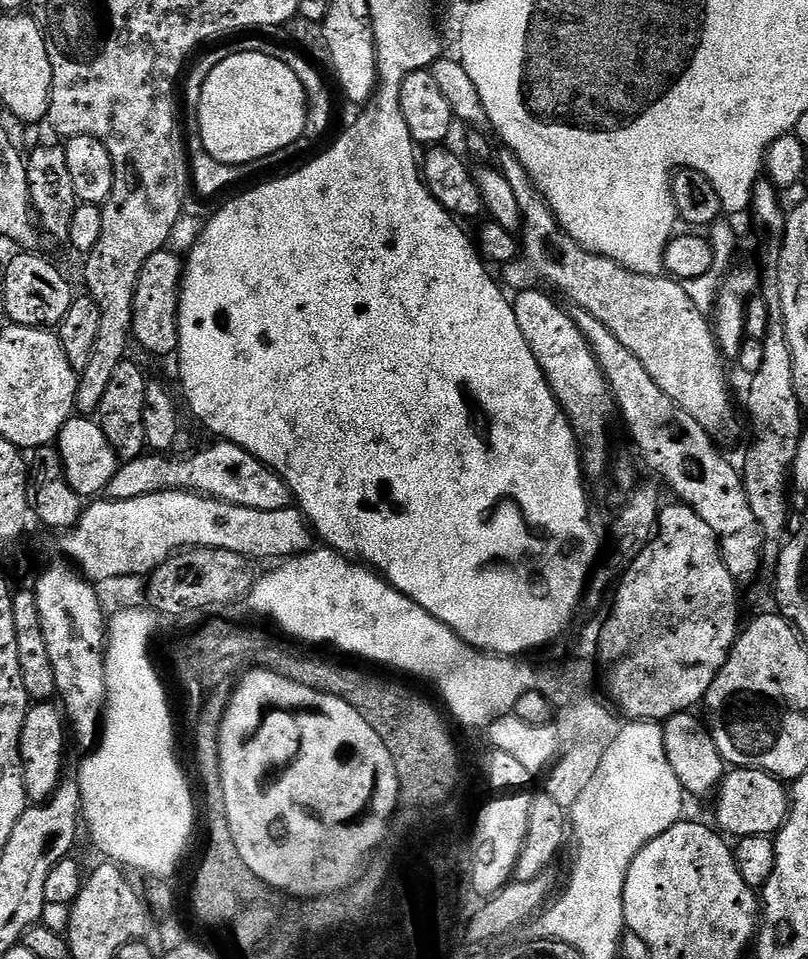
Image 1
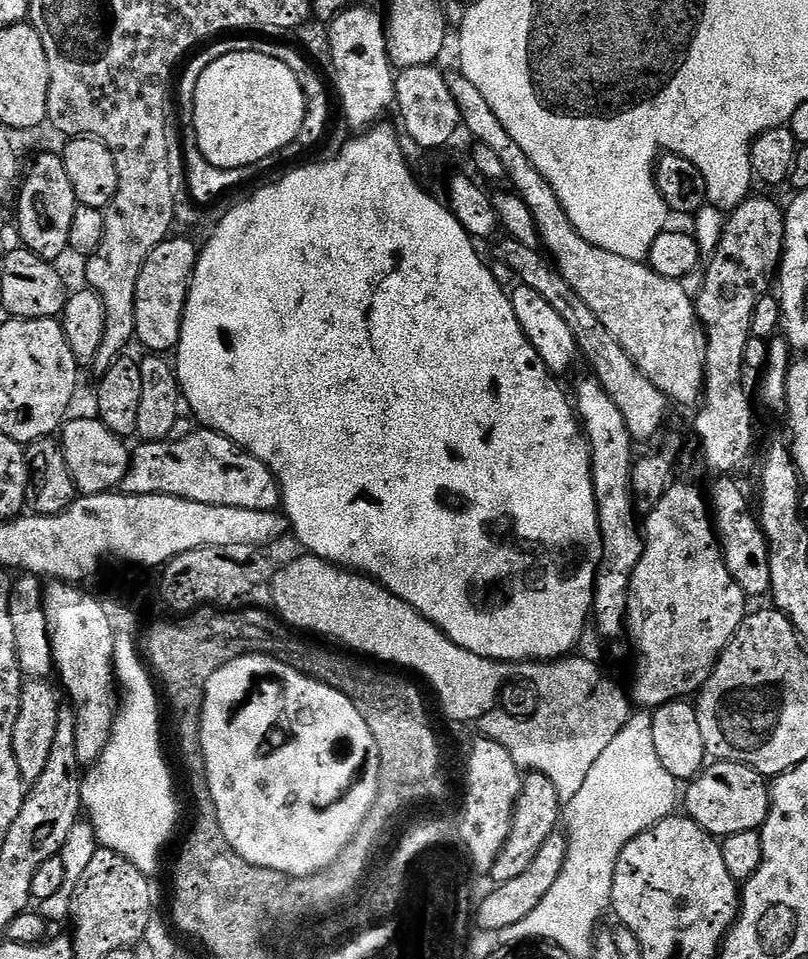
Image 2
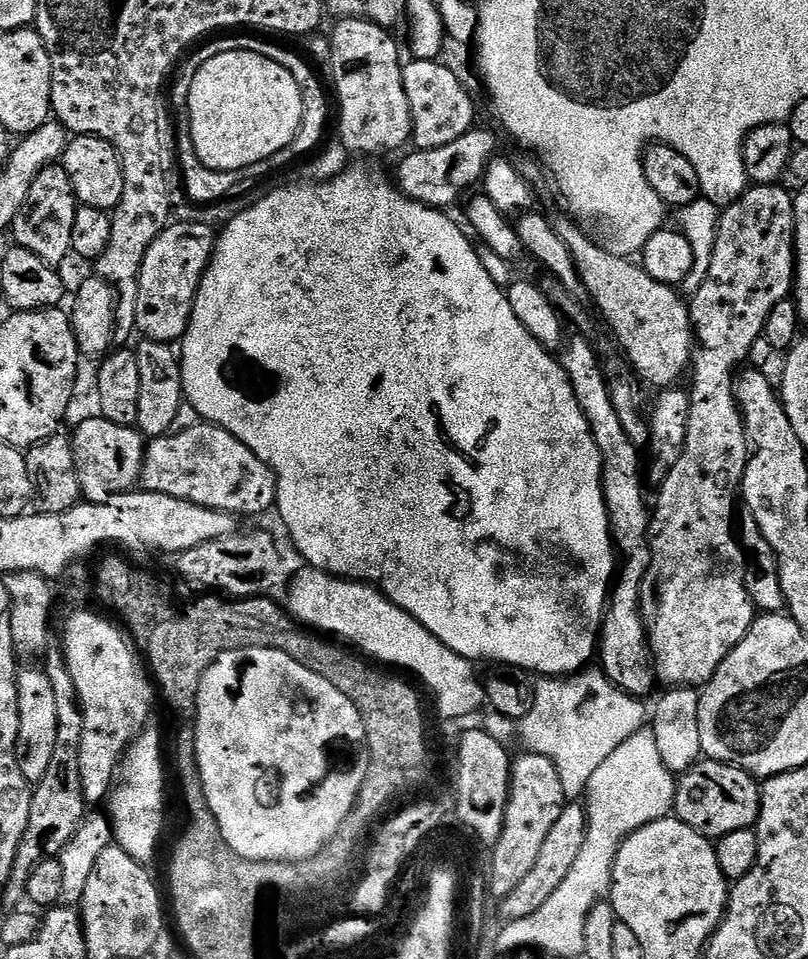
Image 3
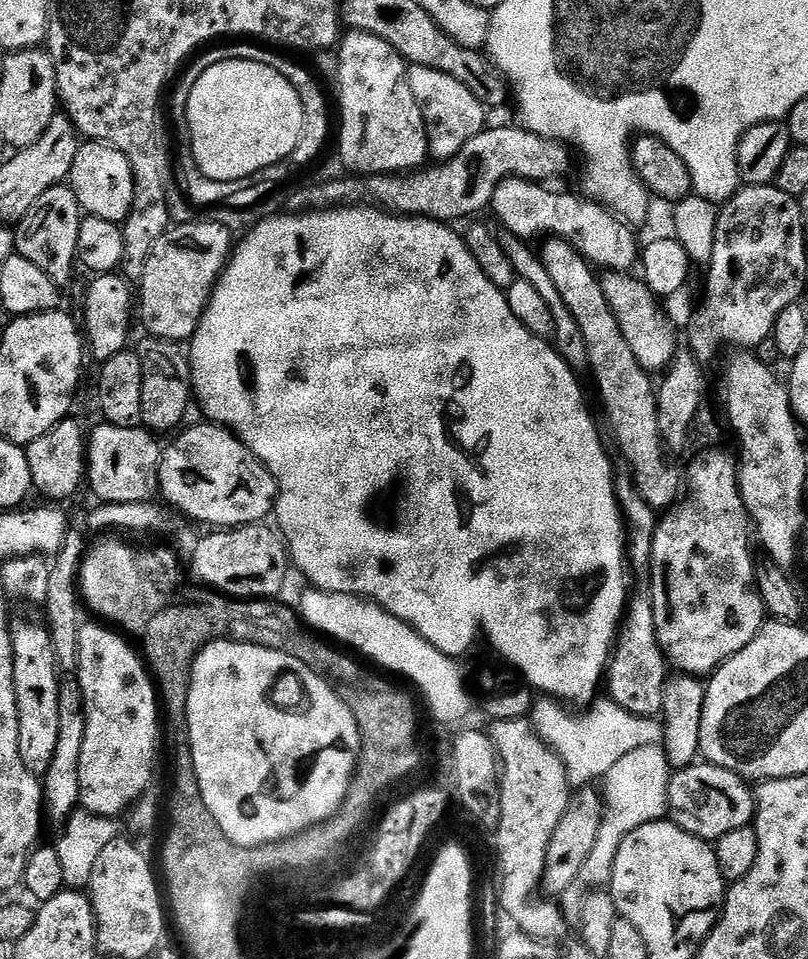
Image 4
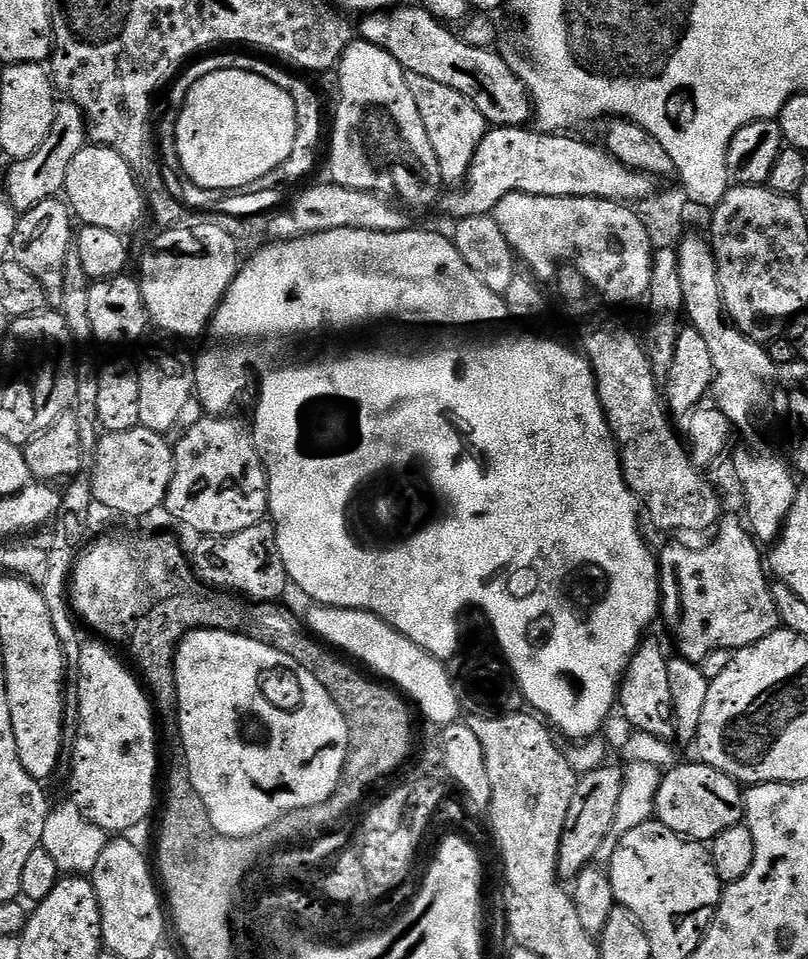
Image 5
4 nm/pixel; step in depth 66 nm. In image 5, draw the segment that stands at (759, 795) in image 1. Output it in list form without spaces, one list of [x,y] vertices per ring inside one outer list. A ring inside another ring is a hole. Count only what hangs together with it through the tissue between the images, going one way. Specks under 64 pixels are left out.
[[[703,762],[695,763],[680,764],[661,775],[654,796],[653,811],[659,823],[679,836],[710,842],[722,830],[743,821],[743,793],[741,785],[732,777],[722,774],[722,770],[711,768]]]

